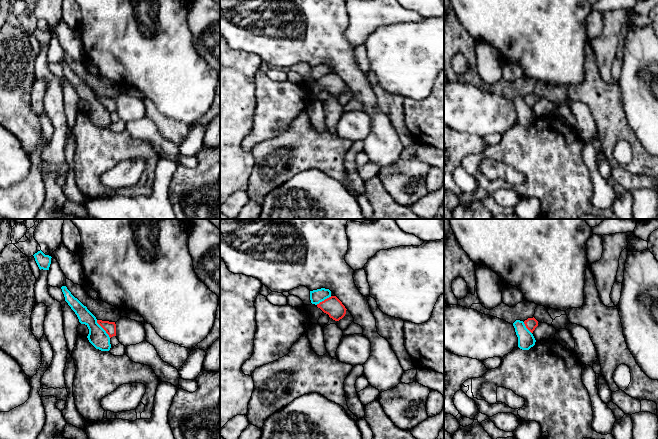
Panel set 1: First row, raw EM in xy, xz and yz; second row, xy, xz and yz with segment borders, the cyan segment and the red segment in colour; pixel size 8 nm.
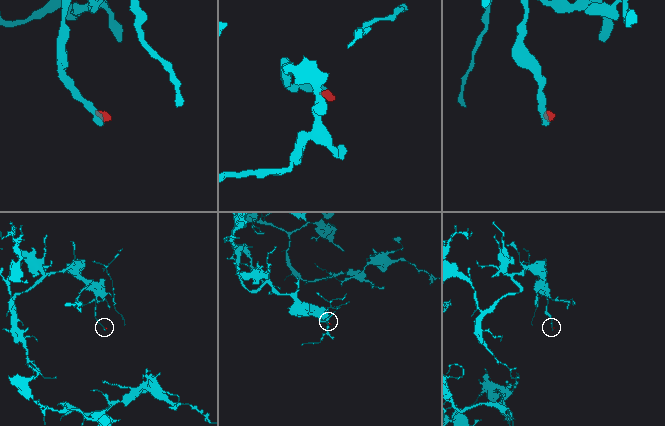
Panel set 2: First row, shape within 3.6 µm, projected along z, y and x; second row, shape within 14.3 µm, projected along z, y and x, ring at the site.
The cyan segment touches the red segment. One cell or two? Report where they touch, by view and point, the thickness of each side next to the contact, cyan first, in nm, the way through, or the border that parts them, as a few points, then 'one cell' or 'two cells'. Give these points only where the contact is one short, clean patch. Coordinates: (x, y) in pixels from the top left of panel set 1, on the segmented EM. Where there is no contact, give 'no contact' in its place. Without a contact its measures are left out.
xy (103, 329) | 150/100 nm | along xy (96, 320), (110, 337) | two cells

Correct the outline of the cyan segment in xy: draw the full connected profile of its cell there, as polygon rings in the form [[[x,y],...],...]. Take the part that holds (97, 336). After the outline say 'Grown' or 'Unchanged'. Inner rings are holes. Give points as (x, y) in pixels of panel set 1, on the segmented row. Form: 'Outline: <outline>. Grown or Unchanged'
Outline: [[[66,286],[61,287],[65,301],[77,315],[79,322],[85,324],[89,329],[87,336],[89,342],[101,351],[109,351],[111,348],[110,337],[106,331],[97,323],[96,317],[75,298]]]. Unchanged

